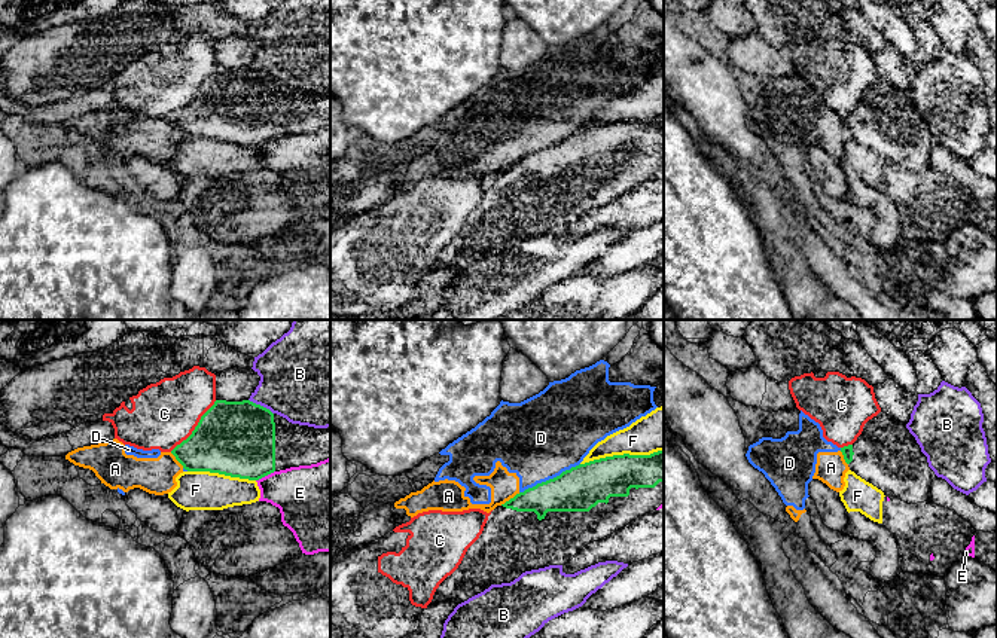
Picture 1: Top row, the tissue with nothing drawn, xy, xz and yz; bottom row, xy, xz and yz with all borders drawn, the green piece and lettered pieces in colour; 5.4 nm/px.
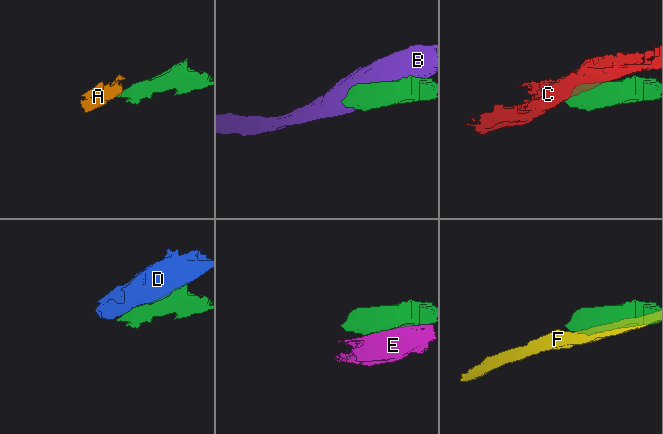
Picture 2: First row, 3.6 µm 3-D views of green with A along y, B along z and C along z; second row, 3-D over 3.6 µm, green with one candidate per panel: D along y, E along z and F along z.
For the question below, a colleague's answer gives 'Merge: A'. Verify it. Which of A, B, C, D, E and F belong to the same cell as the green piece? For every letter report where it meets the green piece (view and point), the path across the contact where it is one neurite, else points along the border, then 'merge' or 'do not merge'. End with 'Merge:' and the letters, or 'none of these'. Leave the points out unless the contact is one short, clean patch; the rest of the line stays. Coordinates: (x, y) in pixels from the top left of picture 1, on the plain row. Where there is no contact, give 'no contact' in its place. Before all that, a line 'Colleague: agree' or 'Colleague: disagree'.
Colleague: disagree
A: contact xz (511, 165); border xz (520, 159), (500, 171); do not merge
B: contact xy (259, 72); do not merge
C: contact xy (195, 94); do not merge
D: contact xz (549, 146); do not merge
E: contact xy (265, 142); do not merge
F: contact xz (621, 122); do not merge
Merge: none of these

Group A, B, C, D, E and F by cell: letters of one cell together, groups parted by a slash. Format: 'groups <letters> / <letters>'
groups A D / B / C / E / F

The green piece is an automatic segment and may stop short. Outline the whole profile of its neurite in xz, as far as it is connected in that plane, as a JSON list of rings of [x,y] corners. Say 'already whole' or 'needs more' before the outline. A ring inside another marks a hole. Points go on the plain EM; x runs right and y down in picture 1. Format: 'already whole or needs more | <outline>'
needs more | [[[658,117],[650,122],[629,122],[629,120],[613,122],[613,123],[606,123],[606,125],[594,126],[594,128],[571,134],[570,137],[562,138],[560,143],[549,146],[546,149],[537,150],[536,153],[516,161],[513,165],[510,165],[504,171],[497,173],[488,183],[488,187],[479,205],[467,216],[458,235],[439,251],[439,254],[433,262],[432,269],[427,274],[442,268],[452,268],[455,271],[461,271],[469,265],[484,259],[491,251],[513,248],[525,238],[539,236],[549,232],[565,232],[568,228],[574,225],[576,220],[579,220],[589,210],[600,208],[601,205],[613,201],[615,198],[626,193],[634,186],[656,177],[662,170],[664,170],[664,117]]]

